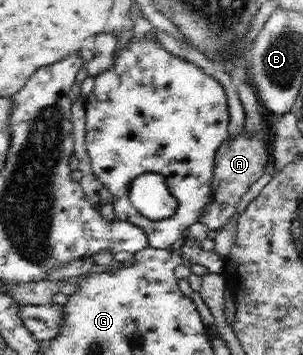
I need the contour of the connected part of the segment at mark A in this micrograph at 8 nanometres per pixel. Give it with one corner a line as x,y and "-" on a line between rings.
242,133
236,139
227,139
222,143
215,159
212,201
201,214
200,223
206,225
208,229
217,230
230,219
242,195
263,177
265,168
270,166
270,157
266,155
266,151
266,136
250,140

